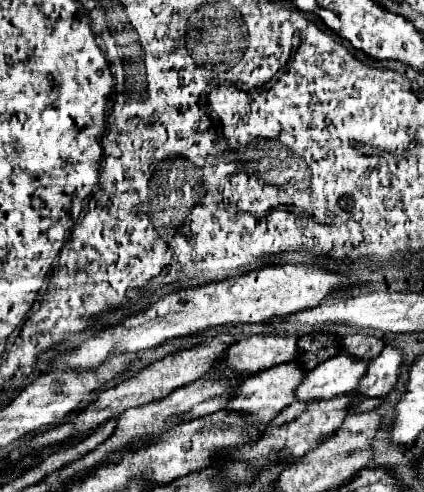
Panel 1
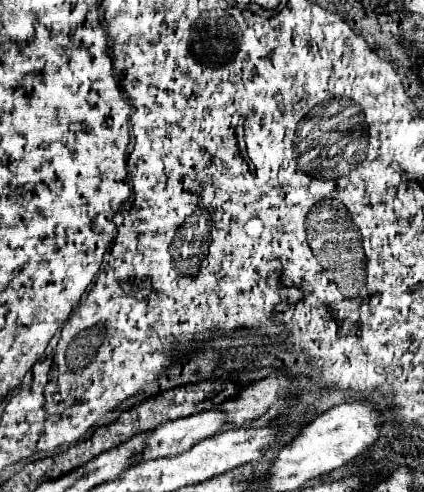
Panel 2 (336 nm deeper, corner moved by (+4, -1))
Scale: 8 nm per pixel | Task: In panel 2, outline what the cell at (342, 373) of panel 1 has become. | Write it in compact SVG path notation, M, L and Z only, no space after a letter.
M215 409L167 421L151 431L151 439L147 439L147 459L171 457L189 451L195 443L217 435L225 427L225 413Z

